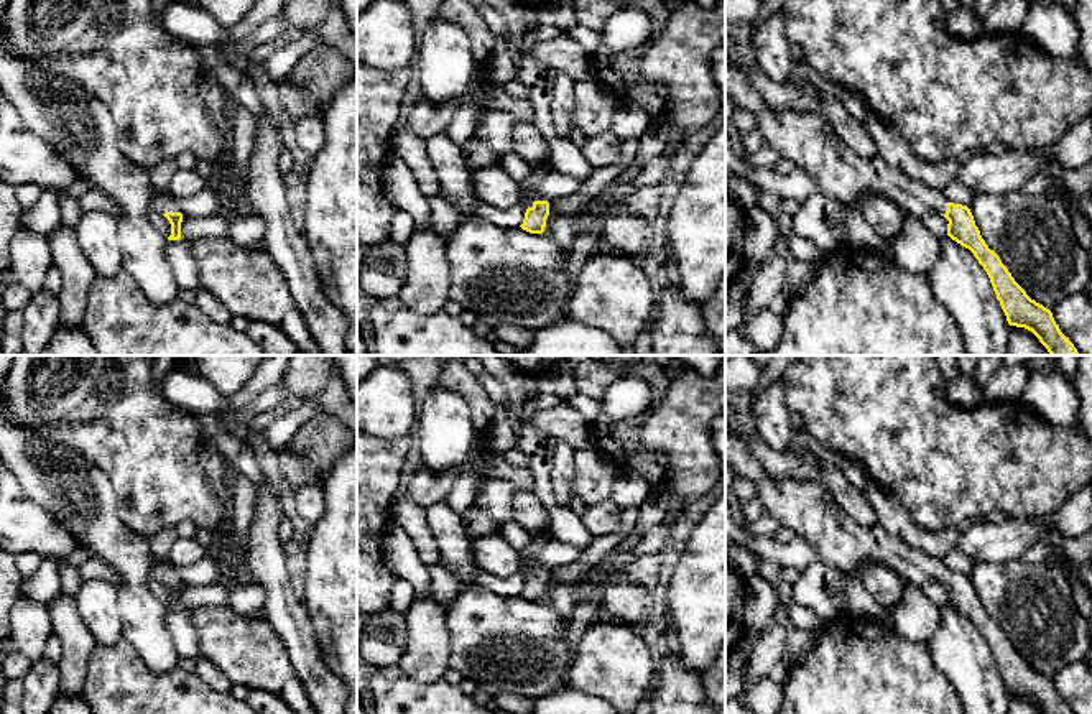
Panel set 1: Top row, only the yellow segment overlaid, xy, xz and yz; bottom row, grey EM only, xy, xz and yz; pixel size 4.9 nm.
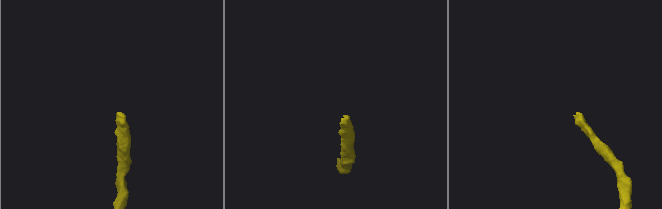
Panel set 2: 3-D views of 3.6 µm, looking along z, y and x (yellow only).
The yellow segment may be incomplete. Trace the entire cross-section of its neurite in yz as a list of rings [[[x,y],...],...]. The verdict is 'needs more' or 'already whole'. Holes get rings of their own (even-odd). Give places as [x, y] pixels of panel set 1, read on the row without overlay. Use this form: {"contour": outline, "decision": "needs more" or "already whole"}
{"contour": [[[737,433],[725,434],[725,464],[753,482],[765,513],[804,538],[816,549],[817,563],[850,573],[872,561],[914,586],[944,584],[947,604],[969,617],[987,640],[1008,693],[1031,699],[1043,714],[1074,714],[1053,681],[1031,668],[988,617],[967,574],[949,571],[941,558],[891,536],[880,525],[855,523],[821,482],[773,477]]], "decision": "needs more"}

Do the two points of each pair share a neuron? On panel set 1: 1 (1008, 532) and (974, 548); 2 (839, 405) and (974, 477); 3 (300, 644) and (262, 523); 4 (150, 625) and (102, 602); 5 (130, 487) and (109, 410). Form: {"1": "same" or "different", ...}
{"1": "same", "2": "same", "3": "same", "4": "different", "5": "same"}

